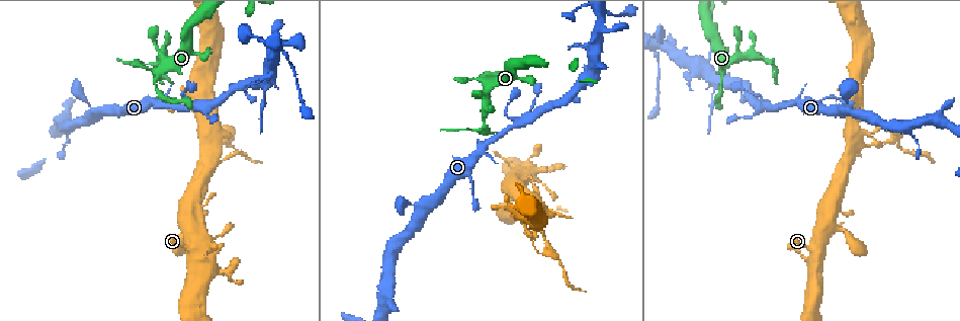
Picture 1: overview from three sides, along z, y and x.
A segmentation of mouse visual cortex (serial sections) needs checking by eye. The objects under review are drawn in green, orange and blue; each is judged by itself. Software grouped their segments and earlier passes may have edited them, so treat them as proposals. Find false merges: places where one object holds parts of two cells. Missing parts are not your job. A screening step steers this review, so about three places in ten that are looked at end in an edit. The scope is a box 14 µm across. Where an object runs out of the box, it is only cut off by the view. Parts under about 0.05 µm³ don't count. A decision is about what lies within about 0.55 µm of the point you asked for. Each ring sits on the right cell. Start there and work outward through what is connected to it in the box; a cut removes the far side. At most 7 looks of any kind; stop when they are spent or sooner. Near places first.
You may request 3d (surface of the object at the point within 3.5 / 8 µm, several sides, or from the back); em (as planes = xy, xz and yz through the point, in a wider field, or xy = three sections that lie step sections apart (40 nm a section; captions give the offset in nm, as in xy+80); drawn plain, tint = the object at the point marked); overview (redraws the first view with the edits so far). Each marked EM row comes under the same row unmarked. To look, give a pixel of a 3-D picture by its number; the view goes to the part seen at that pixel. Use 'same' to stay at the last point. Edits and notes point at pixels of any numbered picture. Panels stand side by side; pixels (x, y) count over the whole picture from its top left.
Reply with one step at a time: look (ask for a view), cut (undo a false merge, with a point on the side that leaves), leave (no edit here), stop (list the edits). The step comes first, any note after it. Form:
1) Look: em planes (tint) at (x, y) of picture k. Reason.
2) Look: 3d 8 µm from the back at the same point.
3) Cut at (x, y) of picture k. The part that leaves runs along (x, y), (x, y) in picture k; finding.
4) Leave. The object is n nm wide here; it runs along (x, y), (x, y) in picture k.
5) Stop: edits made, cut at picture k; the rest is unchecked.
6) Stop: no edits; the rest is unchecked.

Look: 3d 3.5 µm from the back at (724, 83) of picture 1. Arms part here.

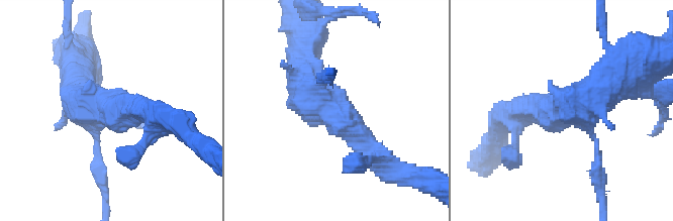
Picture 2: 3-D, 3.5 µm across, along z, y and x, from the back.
Look: em xy step 5 (tint) at (334, 110) of picture 2. Now the EM.

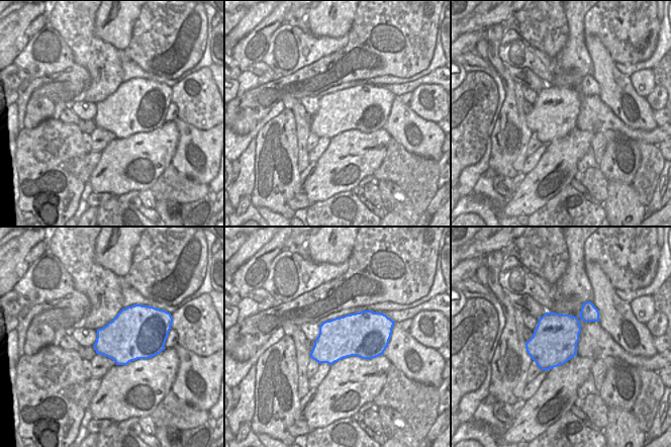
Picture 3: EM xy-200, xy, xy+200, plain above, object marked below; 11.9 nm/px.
Look: em xy step 1 (tint) at the same point. Cut it another way.

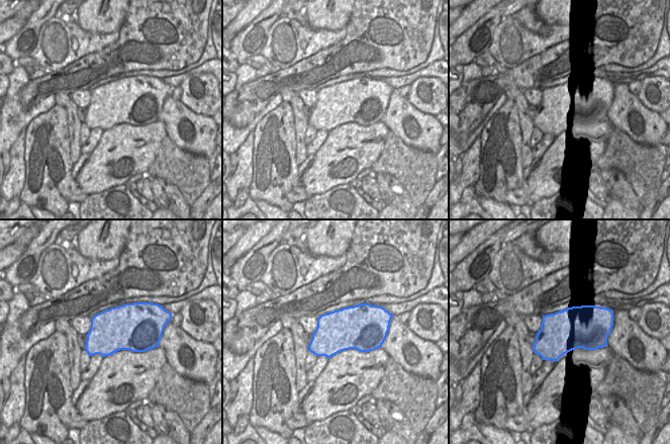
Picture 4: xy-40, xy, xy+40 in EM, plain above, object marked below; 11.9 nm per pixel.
Leave. It runs along (367, 146), (304, 85), (304, 48) in picture 2; continuous, no second cell.

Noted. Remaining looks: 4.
Look: 3d 3.5 µm at (614, 14) of picture 1. Thin neck.

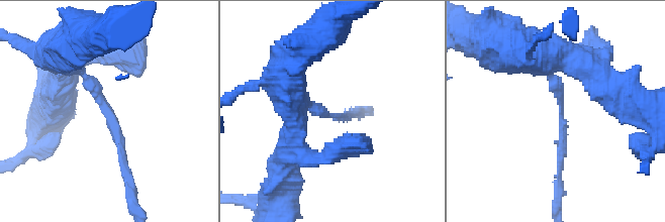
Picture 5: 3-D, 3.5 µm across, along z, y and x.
Look: em xy step 2 (tint) at (102, 111) of picture 5. The arms are 100, 250 nm wide; shape alone is not enough.

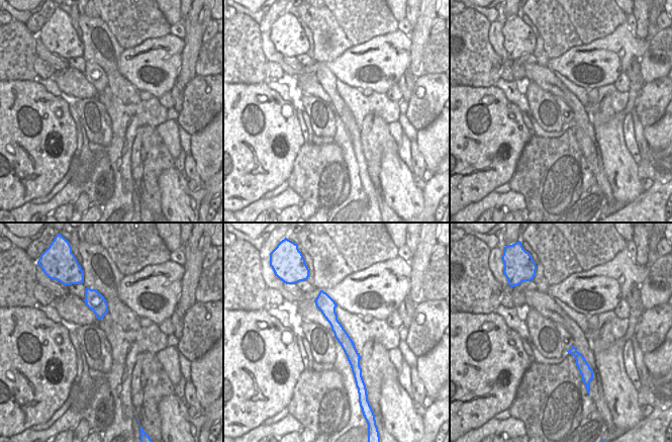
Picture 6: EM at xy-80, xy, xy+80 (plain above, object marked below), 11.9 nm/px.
Leave. It runs along (320, 295), (354, 357), (357, 374) in picture 6; all the same cell.

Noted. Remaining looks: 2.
Look: 3d 8 µm at (851, 139) of picture 1.

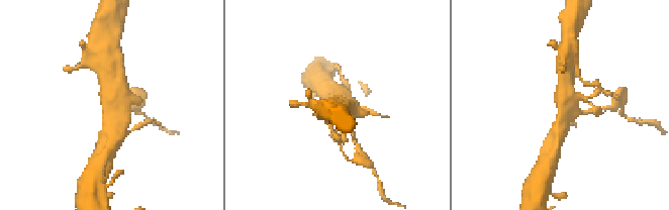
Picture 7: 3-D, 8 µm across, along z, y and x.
Look: em xy step 2 (tint) at (114, 103) of picture 7. Need the tissue.

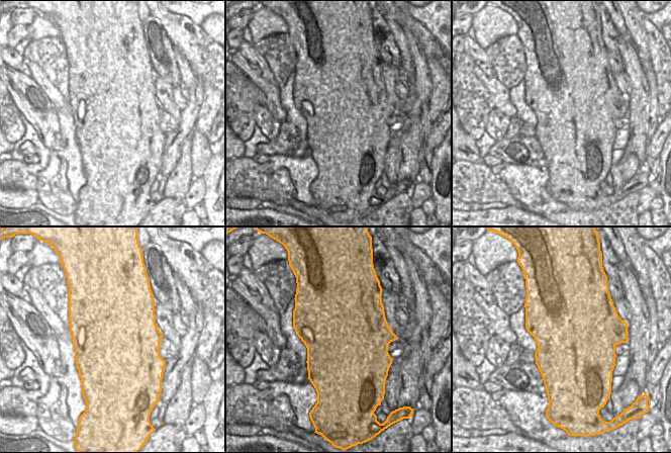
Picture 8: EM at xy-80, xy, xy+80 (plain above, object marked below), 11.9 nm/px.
Leave. The object is 1050 nm wide here; it runs along (556, 138), (565, 114), (564, 83) in picture 7; continuous, no second cell.

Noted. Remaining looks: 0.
Stop: no edits; the rest is unchecked.

